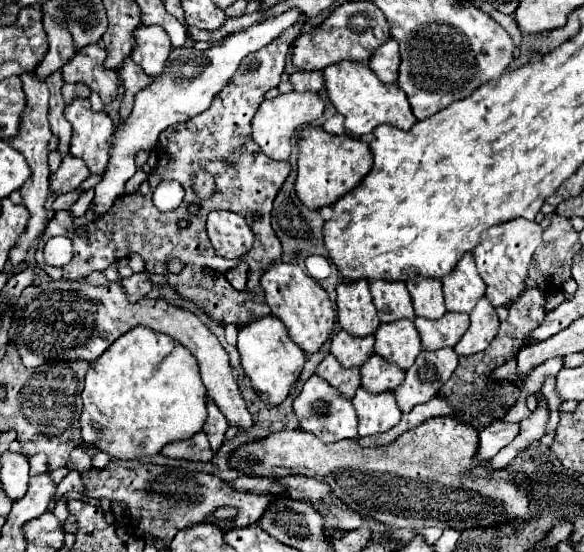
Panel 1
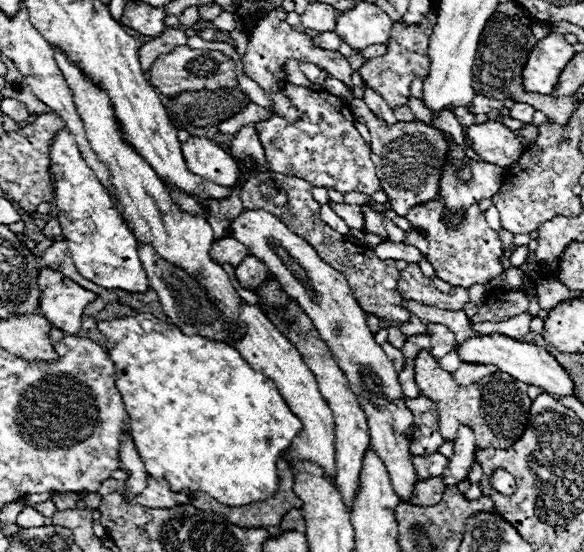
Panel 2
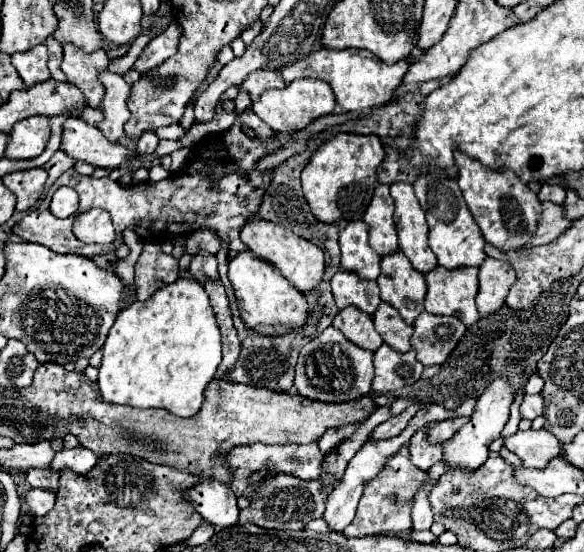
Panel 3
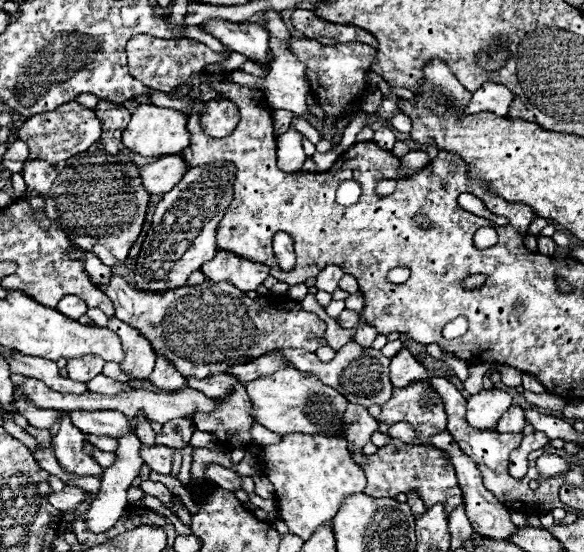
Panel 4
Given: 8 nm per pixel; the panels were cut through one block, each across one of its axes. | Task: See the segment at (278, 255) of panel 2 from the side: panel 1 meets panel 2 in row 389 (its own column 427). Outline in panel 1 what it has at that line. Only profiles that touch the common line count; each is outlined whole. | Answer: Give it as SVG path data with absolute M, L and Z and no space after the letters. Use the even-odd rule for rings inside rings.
M440 348L436 352L420 352L414 366L406 370L406 380L396 388L396 400L402 412L410 412L416 404L428 402L438 394L442 384L458 366L454 348Z

